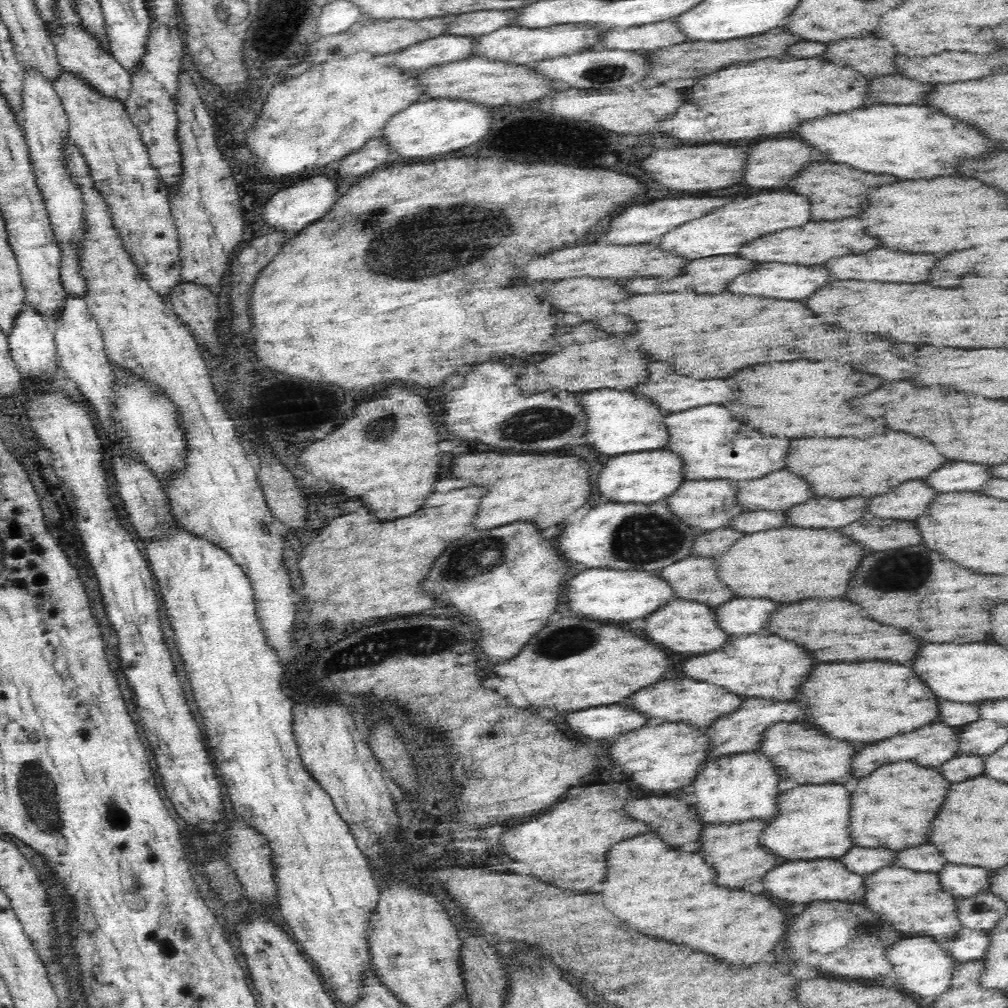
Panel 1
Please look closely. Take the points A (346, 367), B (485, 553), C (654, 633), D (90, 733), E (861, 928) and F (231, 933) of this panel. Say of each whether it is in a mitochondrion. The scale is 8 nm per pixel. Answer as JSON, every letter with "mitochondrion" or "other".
{"A":"other","B":"mitochondrion","C":"other","D":"other","E":"mitochondrion","F":"other"}

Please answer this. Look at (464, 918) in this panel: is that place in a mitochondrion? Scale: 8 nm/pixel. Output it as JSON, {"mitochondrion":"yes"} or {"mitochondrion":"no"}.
{"mitochondrion":"no"}

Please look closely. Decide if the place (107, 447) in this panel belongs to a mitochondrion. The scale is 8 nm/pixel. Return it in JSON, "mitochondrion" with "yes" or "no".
{"mitochondrion":"no"}

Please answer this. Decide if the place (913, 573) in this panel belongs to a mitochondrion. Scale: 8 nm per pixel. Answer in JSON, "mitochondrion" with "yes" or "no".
{"mitochondrion":"yes"}

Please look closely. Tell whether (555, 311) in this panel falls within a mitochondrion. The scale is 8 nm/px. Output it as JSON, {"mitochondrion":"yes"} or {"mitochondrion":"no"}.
{"mitochondrion":"no"}

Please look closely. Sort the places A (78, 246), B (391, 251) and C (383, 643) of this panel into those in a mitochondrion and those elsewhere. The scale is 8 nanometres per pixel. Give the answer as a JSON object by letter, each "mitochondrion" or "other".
{"A":"other","B":"mitochondrion","C":"mitochondrion"}

